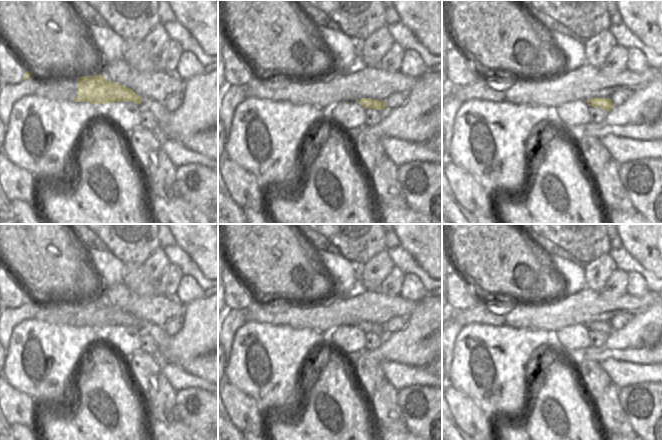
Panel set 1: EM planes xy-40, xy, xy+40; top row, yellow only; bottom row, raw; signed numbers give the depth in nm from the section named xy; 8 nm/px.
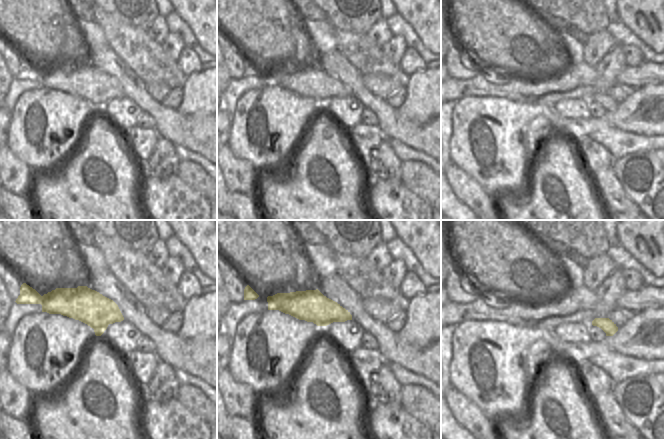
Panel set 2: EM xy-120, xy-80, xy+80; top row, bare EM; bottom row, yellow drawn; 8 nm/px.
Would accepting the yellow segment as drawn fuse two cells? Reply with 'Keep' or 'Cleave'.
Keep

